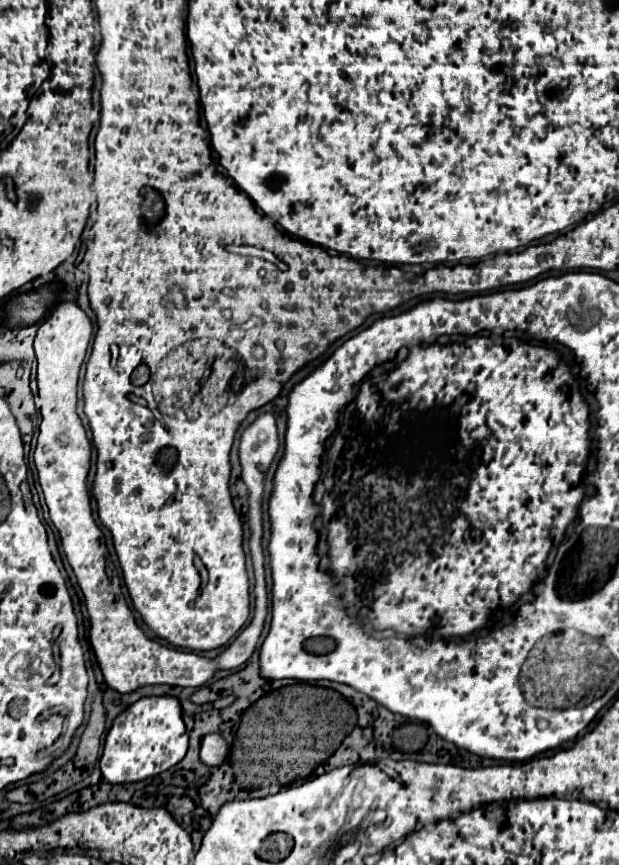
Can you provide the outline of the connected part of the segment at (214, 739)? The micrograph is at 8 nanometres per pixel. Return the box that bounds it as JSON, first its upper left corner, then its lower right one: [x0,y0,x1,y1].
[201,733,229,767]

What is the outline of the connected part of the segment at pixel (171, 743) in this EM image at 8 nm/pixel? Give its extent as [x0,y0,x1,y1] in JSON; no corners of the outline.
[101,695,189,783]

